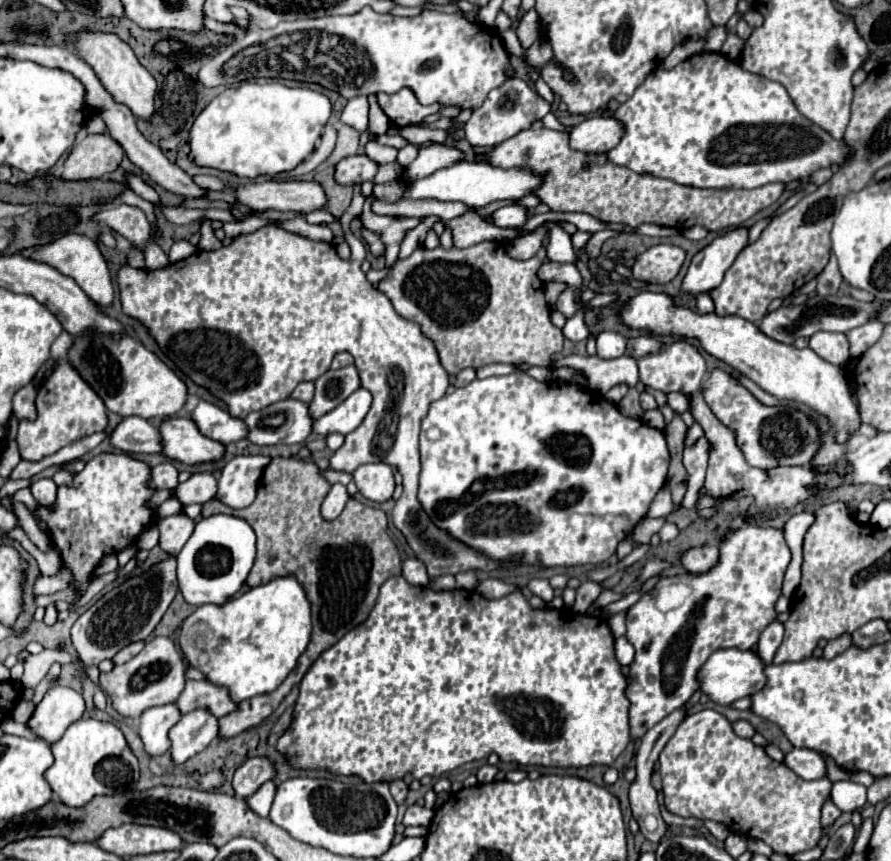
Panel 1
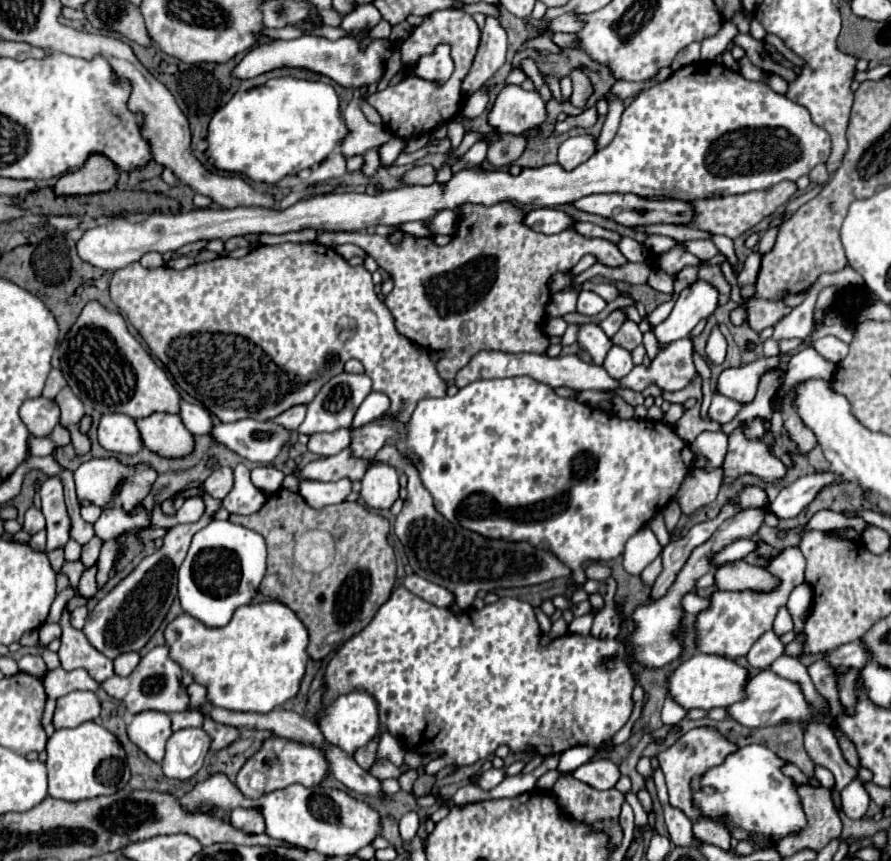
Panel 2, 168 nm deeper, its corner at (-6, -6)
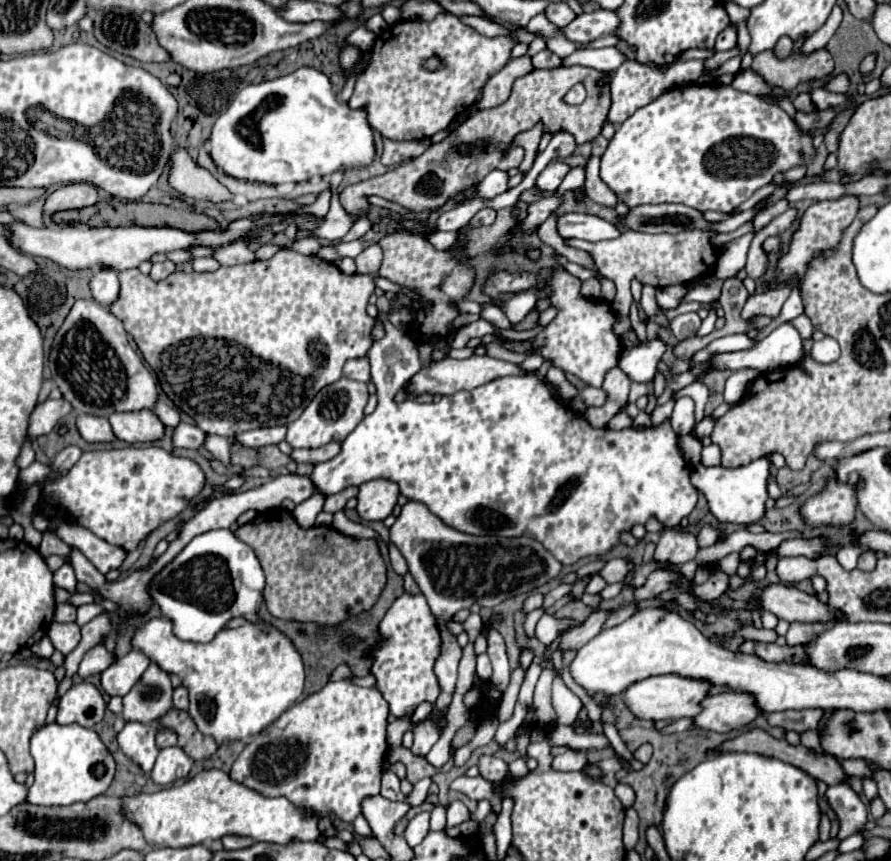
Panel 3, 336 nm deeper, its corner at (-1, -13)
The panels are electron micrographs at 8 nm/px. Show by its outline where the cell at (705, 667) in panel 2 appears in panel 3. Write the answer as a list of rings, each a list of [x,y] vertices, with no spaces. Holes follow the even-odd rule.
[[[659,675],[659,677],[647,677],[631,685],[625,691],[625,701],[639,719],[651,719],[651,721],[673,719],[675,721],[681,717],[699,715],[701,701],[709,695],[711,687],[713,685],[707,679],[691,679],[691,677],[681,677],[681,675]]]

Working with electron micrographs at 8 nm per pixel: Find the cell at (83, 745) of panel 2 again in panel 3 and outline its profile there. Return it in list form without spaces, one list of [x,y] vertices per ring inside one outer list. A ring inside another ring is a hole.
[[[43,725],[31,737],[31,755],[35,759],[35,781],[27,801],[33,805],[73,805],[103,795],[115,777],[115,759],[93,729],[73,725]]]

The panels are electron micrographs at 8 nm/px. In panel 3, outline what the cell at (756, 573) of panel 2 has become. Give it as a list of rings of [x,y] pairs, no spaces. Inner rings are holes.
[[[771,583],[761,589],[761,593],[755,595],[755,599],[761,603],[765,611],[771,611],[779,619],[801,621],[827,621],[831,619],[831,611],[825,603],[819,603],[815,595],[807,595],[791,585],[783,583]]]

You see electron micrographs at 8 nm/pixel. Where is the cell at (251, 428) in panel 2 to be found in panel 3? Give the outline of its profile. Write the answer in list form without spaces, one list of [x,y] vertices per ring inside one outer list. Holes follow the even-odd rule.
[[[183,421],[173,435],[173,445],[175,447],[183,447],[183,449],[199,449],[205,445],[207,433],[203,433],[197,425]]]

